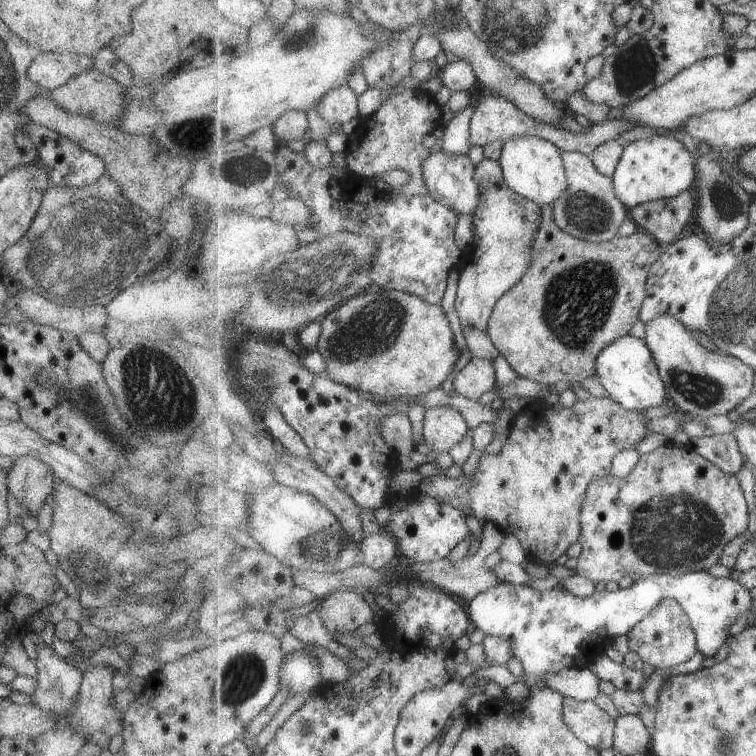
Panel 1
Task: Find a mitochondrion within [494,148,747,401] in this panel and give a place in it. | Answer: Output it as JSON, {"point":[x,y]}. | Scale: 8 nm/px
{"point":[577,302]}

